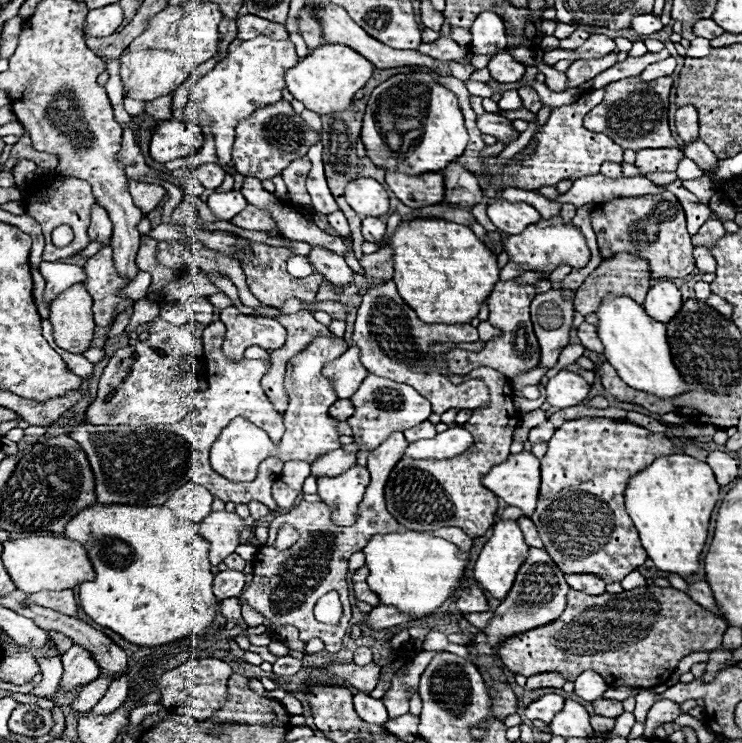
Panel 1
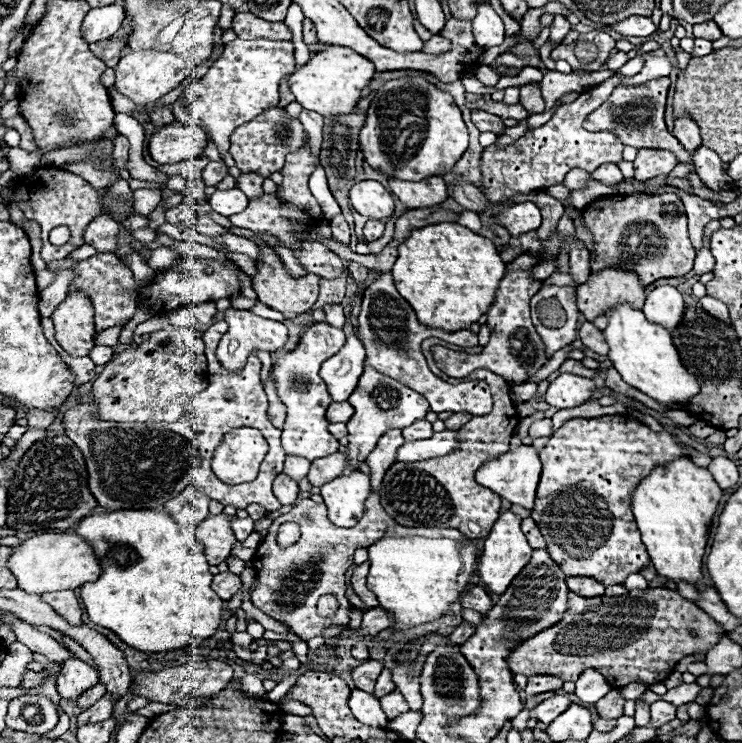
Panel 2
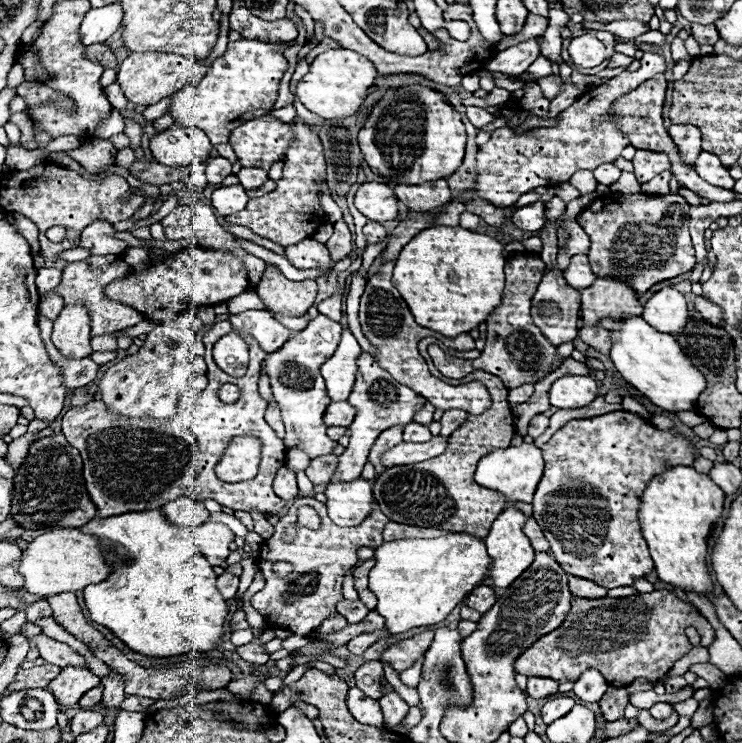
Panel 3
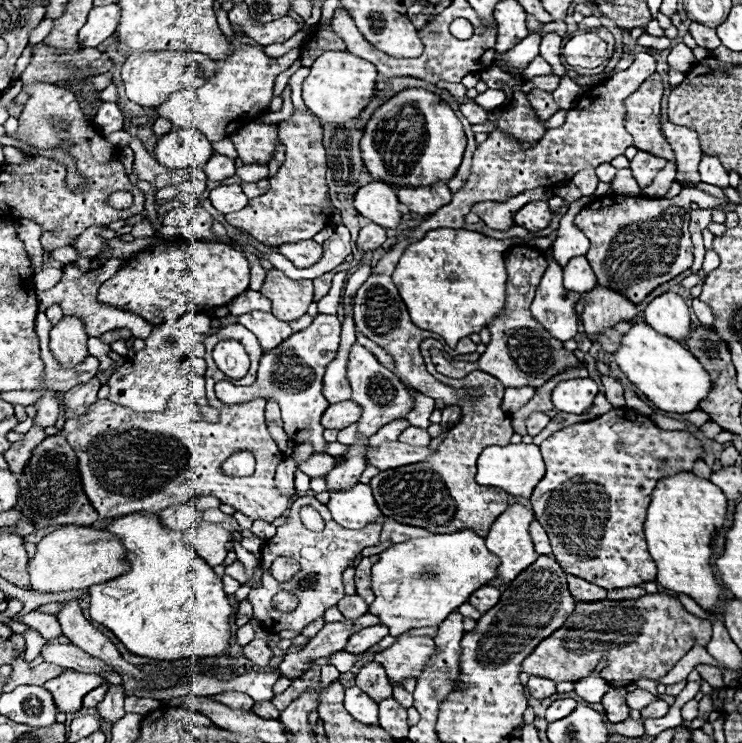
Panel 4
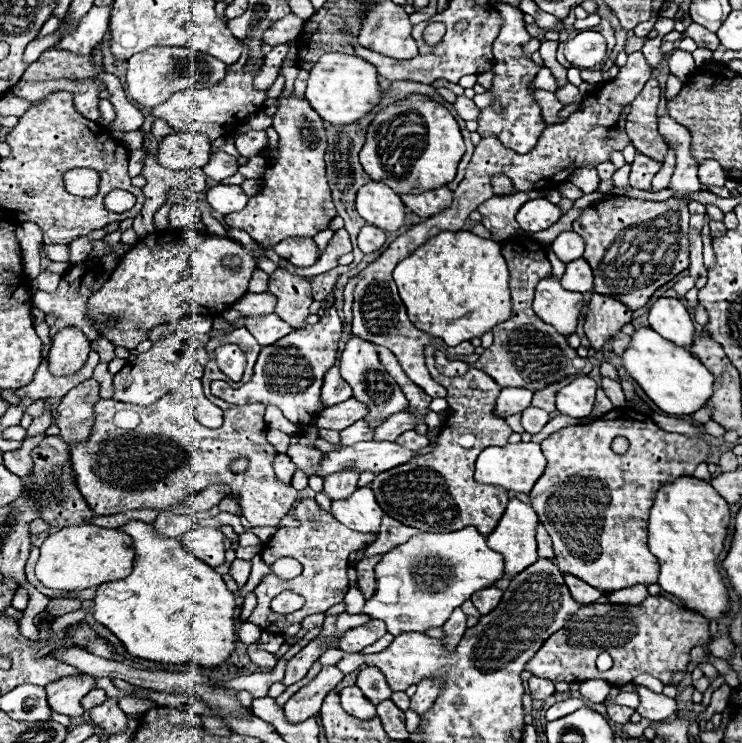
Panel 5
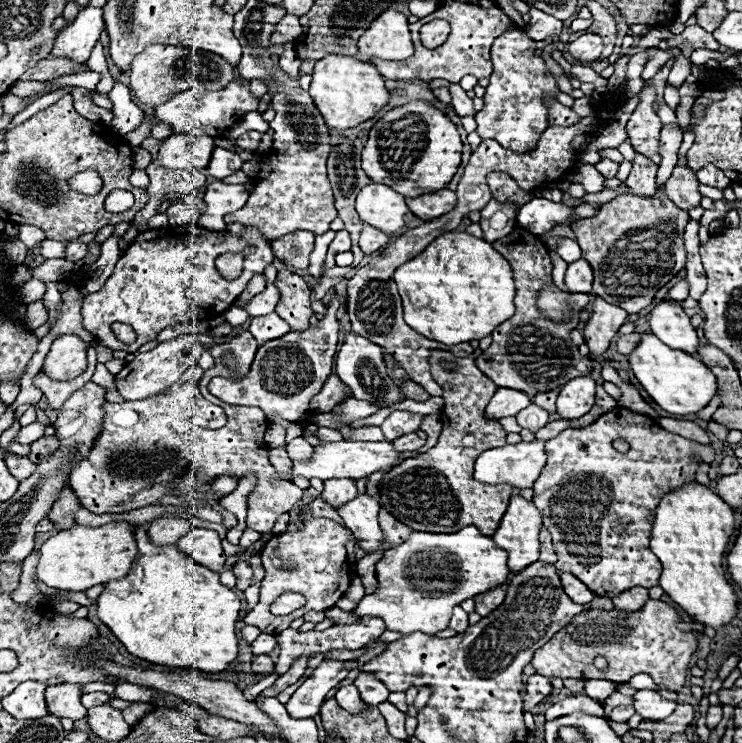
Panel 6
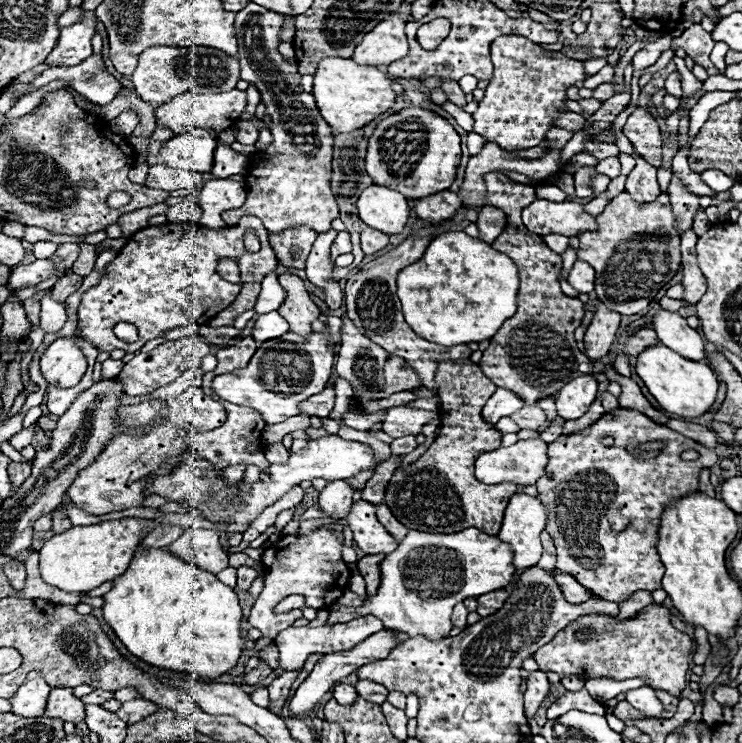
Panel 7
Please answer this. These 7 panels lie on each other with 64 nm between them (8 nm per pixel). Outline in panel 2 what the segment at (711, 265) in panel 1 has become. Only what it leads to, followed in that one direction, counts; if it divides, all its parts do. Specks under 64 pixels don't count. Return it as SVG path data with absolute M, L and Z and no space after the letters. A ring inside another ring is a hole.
M704 246L702 250L696 252L696 266L694 266L694 272L696 272L698 276L702 276L702 274L706 274L706 272L712 272L712 268L714 268L712 252L710 252L708 246Z

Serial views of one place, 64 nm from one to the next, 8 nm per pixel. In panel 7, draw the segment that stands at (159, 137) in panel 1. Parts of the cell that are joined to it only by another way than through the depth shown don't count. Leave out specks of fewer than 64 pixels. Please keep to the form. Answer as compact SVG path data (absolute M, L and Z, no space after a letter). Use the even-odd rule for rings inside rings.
M194 128L191 132L174 136L162 144L160 158L168 168L182 168L194 172L210 172L216 140L204 129Z

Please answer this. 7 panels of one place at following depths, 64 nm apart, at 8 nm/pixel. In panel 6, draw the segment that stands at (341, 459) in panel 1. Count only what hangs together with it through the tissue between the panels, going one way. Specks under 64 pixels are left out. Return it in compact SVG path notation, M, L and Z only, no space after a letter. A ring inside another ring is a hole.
M298 436L298 438L294 438L292 442L286 444L286 452L288 452L288 456L290 456L294 462L296 462L296 460L304 462L304 460L308 460L308 456L314 454L314 446L310 446L306 438Z

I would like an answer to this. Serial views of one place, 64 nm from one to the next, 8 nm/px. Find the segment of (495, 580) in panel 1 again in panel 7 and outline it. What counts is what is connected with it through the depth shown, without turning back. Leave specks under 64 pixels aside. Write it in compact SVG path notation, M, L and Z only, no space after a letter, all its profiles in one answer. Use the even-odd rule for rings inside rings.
M514 494L504 512L498 538L512 546L514 566L518 570L538 564L542 554L540 532L546 528L546 510L536 498Z

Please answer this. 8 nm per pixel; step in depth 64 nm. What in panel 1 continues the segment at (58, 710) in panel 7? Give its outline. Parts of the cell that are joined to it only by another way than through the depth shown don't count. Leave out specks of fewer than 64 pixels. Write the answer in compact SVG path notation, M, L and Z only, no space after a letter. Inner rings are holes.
M72 644L72 648L68 648L62 654L62 664L64 664L64 676L60 680L60 688L66 690L72 690L76 686L86 686L100 676L100 668L94 656L84 652L84 648L76 644Z

